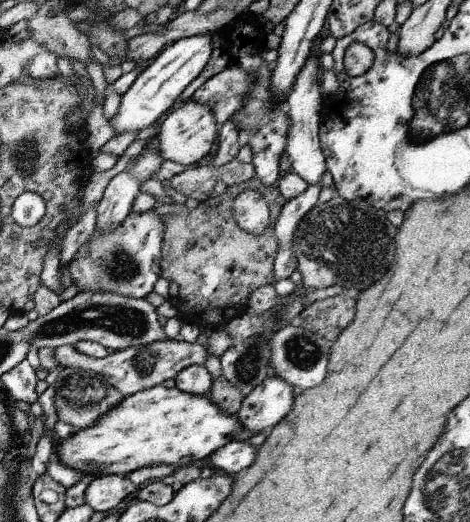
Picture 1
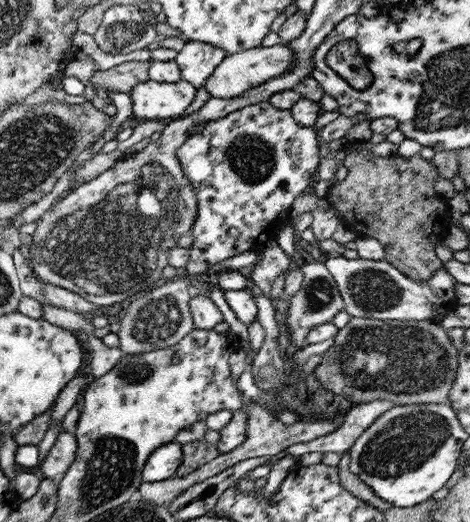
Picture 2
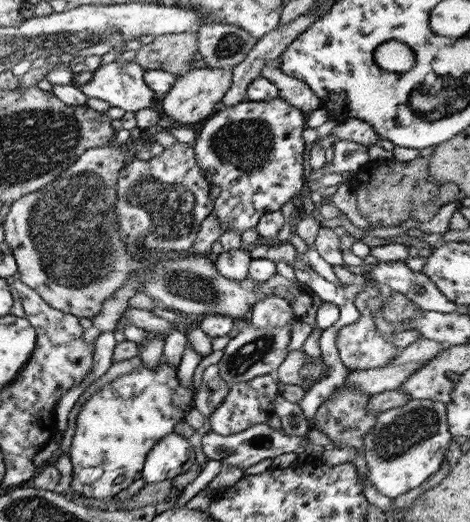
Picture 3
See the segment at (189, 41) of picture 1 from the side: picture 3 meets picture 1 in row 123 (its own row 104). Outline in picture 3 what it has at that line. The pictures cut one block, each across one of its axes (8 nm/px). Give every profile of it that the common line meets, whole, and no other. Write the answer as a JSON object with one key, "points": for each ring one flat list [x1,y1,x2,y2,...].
{"points":[[112,57,104,59,99,68,93,72,93,77,88,84,79,88,86,97,106,101,110,107,121,108,125,112,138,112,139,110,152,109,161,100,154,90,146,85,143,79,145,70,134,61,118,61]]}

